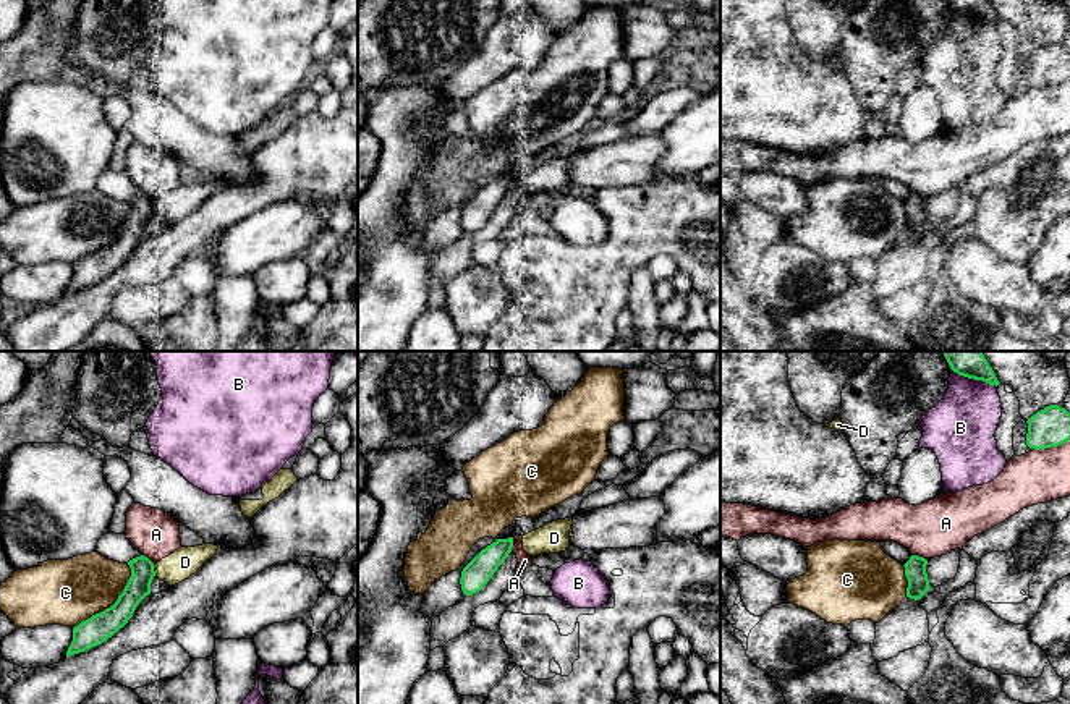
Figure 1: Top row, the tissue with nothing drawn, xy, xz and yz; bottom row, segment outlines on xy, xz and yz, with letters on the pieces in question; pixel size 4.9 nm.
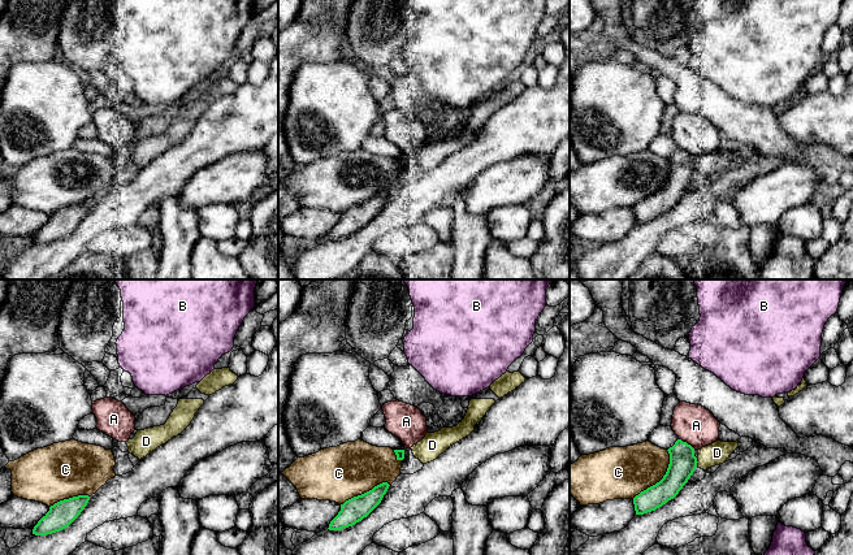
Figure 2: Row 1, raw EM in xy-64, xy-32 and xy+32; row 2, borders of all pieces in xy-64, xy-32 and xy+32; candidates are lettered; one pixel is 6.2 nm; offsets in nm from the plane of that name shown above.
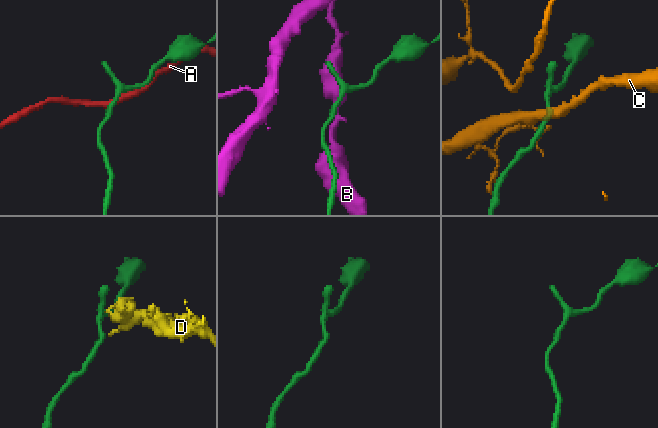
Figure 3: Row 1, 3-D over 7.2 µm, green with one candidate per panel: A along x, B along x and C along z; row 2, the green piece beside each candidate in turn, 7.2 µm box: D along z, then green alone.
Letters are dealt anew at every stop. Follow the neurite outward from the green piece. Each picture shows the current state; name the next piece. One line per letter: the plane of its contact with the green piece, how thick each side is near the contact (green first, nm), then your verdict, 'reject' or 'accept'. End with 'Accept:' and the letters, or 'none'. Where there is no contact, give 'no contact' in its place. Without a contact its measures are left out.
A: meets green in yz; 190 nm thick on the green side, 260 nm on the other; reject
B: meets green in yz; 100 nm thick on the green side, 320 nm on the other; reject
C: meets green in xy; 140 nm thick on the green side, 320 nm on the other; reject
D: meets green in xy; 120 nm thick on the green side, 150 nm on the other; reject
Accept: none

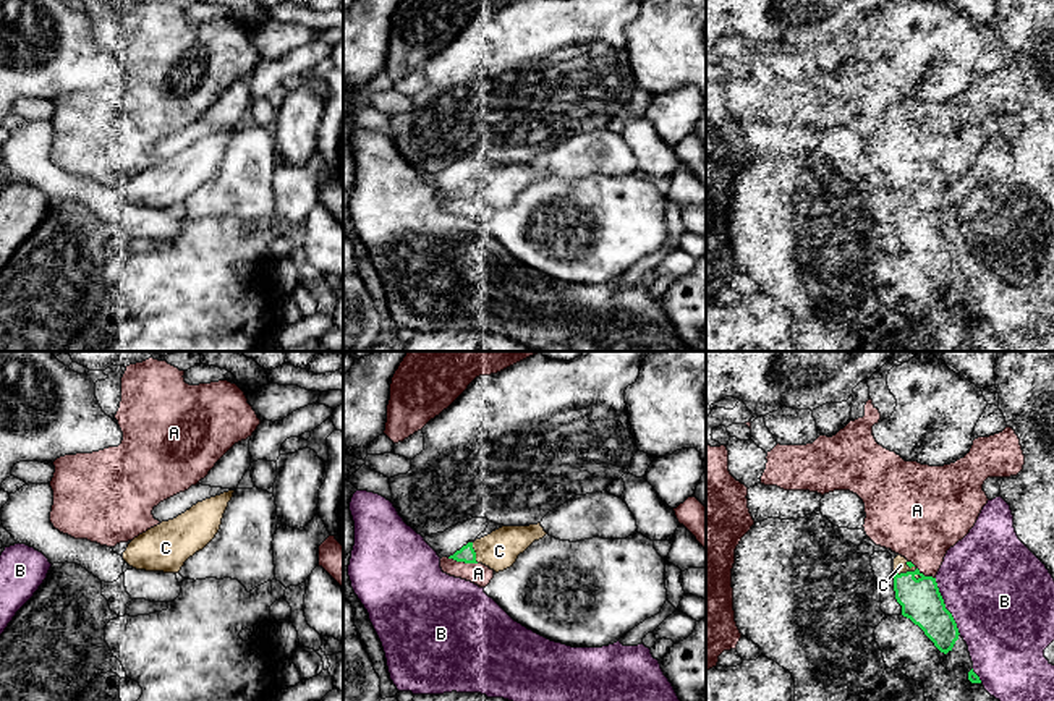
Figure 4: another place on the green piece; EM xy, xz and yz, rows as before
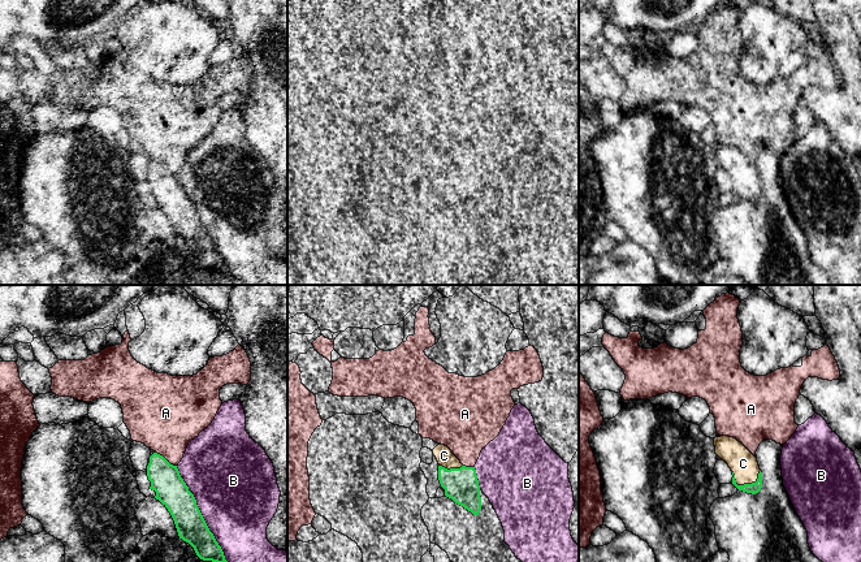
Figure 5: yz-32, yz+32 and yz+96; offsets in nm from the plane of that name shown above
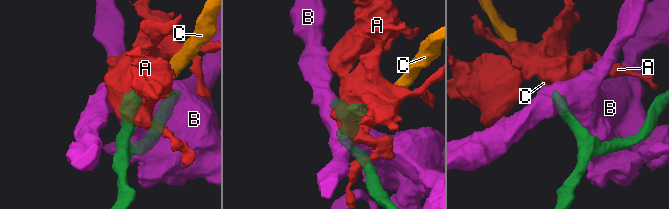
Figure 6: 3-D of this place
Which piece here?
A: meets green in xz; 90 nm thick on the green side, 110 nm on the other; reject
B: meets green in yz; 200 nm thick on the green side, 480 nm on the other; reject
C: meets green in yz; 200 nm thick on the green side, 70 nm on the other; accept
Accept: C

